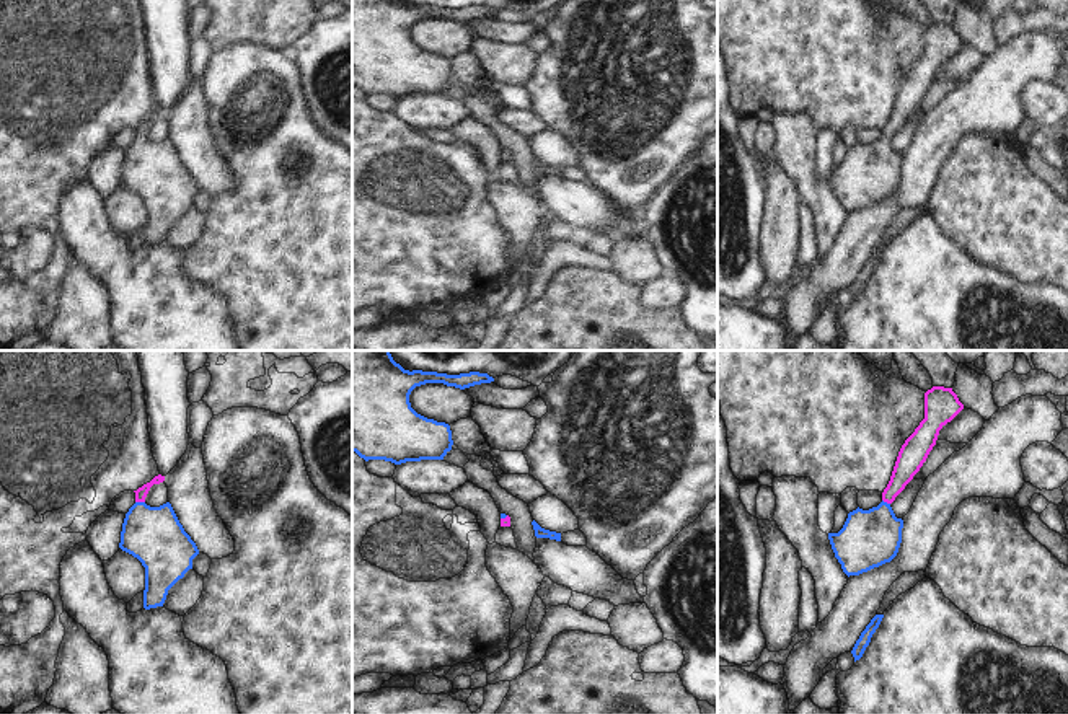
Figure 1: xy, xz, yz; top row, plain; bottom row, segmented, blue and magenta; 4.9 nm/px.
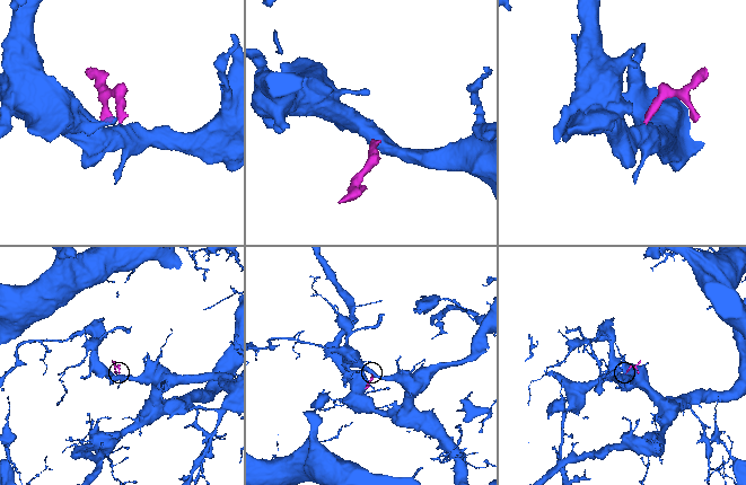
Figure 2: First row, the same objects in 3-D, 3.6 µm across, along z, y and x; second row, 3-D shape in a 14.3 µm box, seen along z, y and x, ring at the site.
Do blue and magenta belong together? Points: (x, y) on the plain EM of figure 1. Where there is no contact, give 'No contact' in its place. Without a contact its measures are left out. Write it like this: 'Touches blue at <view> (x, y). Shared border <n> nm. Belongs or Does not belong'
Touches blue at xy (141, 137). Shared border 50 nm. Belongs.

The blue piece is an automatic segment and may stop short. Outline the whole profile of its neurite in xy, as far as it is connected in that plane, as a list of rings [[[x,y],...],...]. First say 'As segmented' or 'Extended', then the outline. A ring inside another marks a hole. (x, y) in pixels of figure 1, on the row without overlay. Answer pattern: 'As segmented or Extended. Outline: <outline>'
Extended. Outline: [[[158,109],[134,126],[135,139],[126,148],[119,178],[145,202],[145,245],[163,241],[168,225],[192,204],[192,194],[199,189],[170,137],[160,142],[145,139],[150,122],[163,116],[165,111]]]

